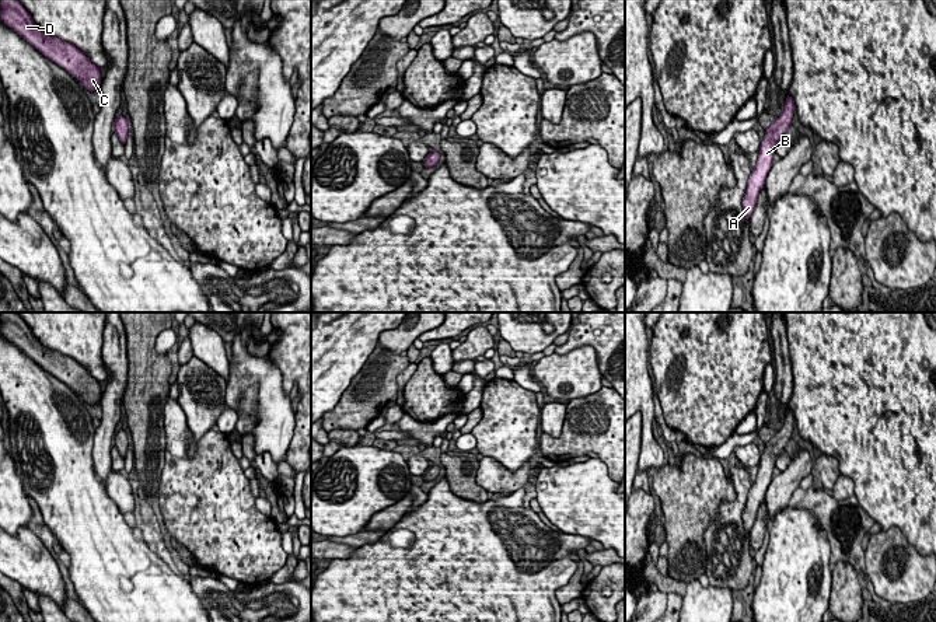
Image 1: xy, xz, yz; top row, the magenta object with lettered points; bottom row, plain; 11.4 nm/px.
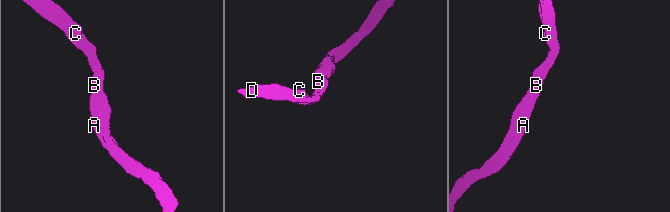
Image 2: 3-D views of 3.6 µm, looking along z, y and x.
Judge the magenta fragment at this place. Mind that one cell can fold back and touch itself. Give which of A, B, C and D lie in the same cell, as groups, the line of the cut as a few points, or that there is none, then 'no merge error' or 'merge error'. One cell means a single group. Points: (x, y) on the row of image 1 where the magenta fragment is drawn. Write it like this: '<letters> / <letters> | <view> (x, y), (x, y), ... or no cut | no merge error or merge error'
A B C D | no cut | no merge error

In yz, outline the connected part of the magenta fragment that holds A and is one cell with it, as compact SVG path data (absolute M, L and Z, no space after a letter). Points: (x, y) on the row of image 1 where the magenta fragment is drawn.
M787 95L780 116L776 118L768 129L765 129L765 136L759 146L758 160L748 177L747 189L741 203L745 219L750 219L754 212L759 191L764 188L766 175L772 167L776 143L789 129L794 108L796 105L793 98Z

